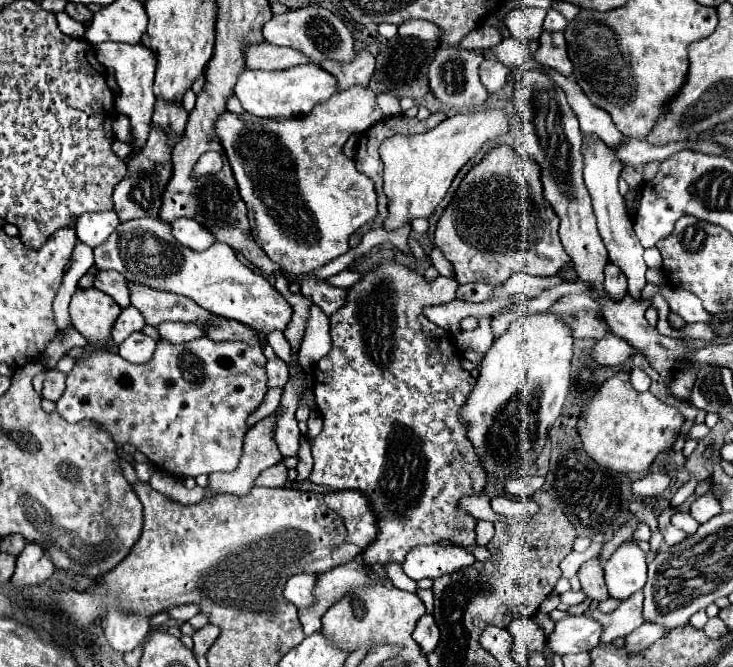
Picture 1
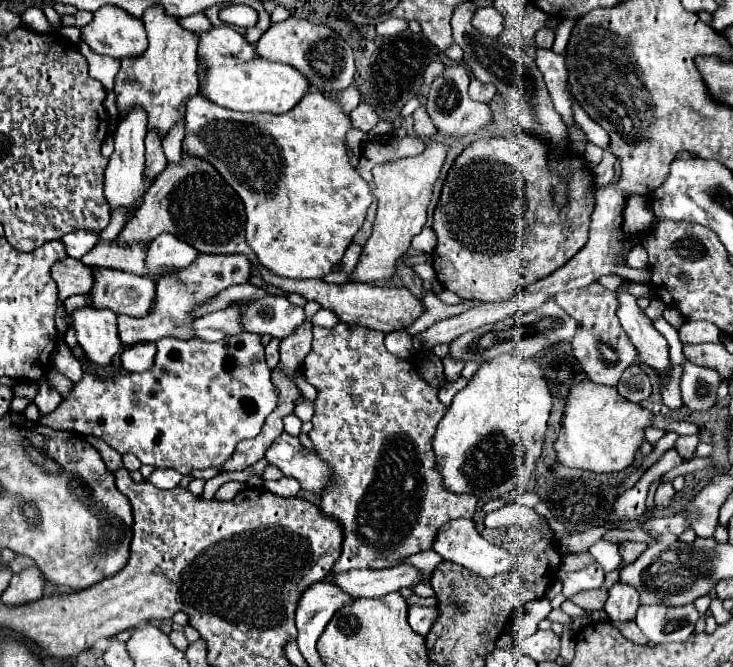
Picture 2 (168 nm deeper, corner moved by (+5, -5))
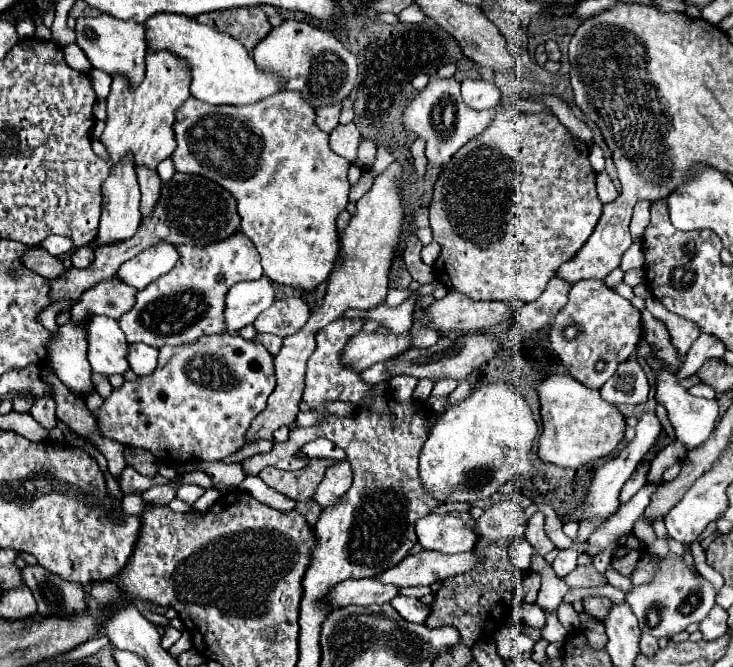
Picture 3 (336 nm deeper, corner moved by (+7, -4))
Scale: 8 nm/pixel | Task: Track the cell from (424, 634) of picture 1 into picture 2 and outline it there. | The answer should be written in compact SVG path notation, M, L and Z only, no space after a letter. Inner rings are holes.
M418 605L408 607L408 623L422 637L428 635L428 631L430 631L430 627L432 627L436 617L438 617L436 607L418 607Z

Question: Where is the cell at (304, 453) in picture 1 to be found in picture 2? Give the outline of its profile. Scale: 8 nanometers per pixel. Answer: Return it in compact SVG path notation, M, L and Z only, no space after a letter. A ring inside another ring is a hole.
M284 477L282 481L264 481L264 489L280 497L294 497L300 491L300 483L292 477Z

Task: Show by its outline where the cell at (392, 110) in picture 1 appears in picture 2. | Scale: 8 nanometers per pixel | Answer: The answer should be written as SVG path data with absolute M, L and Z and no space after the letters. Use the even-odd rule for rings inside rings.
M360 103L358 109L350 113L350 119L354 121L354 127L358 127L364 133L370 133L380 123L378 113L370 105L364 105L364 103Z

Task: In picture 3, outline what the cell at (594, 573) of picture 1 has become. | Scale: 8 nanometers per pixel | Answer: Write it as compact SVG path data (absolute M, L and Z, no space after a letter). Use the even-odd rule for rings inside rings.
M592 596L592 598L584 600L584 610L590 616L594 616L596 620L604 622L604 618L608 616L608 612L612 610L612 602L608 598L602 598L602 596Z

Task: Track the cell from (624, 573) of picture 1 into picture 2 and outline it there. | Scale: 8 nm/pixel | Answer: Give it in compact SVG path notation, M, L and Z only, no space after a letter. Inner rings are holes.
M616 581L608 589L608 601L604 611L608 613L610 621L630 621L634 619L634 613L638 607L640 607L638 591L632 585Z

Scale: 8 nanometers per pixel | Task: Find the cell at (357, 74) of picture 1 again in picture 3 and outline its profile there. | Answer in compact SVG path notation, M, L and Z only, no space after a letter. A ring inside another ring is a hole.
M324 106L316 110L316 126L324 132L332 132L338 126L338 116L340 116L342 106Z

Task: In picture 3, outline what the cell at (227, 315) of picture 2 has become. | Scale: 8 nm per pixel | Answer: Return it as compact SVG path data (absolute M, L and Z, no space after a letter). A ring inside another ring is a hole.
M262 276L252 282L238 282L230 288L226 296L226 330L238 334L240 328L252 324L260 312L272 306L274 288L268 276Z

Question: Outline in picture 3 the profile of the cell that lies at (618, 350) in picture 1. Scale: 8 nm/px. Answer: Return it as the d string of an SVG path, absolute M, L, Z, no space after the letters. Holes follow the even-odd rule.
M578 280L572 284L568 304L556 314L548 338L570 376L598 390L616 372L618 364L626 362L636 352L642 340L640 312L626 298L612 292L604 280Z

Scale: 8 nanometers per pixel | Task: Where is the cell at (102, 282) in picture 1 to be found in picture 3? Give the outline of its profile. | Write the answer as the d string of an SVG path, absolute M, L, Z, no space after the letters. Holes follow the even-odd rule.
M28 248L22 254L20 262L22 262L24 268L28 268L28 270L44 276L44 278L60 276L60 272L66 270L60 260L56 260L54 256L48 256L48 252L44 252L42 248Z

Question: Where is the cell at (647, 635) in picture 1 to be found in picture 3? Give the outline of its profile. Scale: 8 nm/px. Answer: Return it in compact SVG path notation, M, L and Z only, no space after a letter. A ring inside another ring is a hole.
M680 556L662 558L654 578L648 584L634 586L626 594L626 602L630 604L634 616L638 618L640 630L648 632L648 634L652 634L656 638L668 638L672 634L678 634L678 632L686 630L686 626L692 624L692 622L702 622L708 616L708 612L712 610L714 598L716 598L714 586L704 576L690 570ZM694 592L696 592L696 598L698 598L696 608L690 602ZM650 614L654 614L654 620L656 620L654 624L650 624Z

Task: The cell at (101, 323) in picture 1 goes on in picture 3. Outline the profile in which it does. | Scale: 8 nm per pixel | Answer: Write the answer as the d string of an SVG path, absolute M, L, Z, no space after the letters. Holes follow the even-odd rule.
M92 316L88 326L88 362L92 370L104 376L124 374L128 370L128 342L118 322L106 316Z

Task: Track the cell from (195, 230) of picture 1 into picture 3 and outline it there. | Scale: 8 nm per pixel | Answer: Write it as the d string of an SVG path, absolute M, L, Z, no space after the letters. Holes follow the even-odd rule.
M156 244L124 262L116 272L116 278L140 292L158 276L168 274L174 268L176 260L178 256L172 244Z

